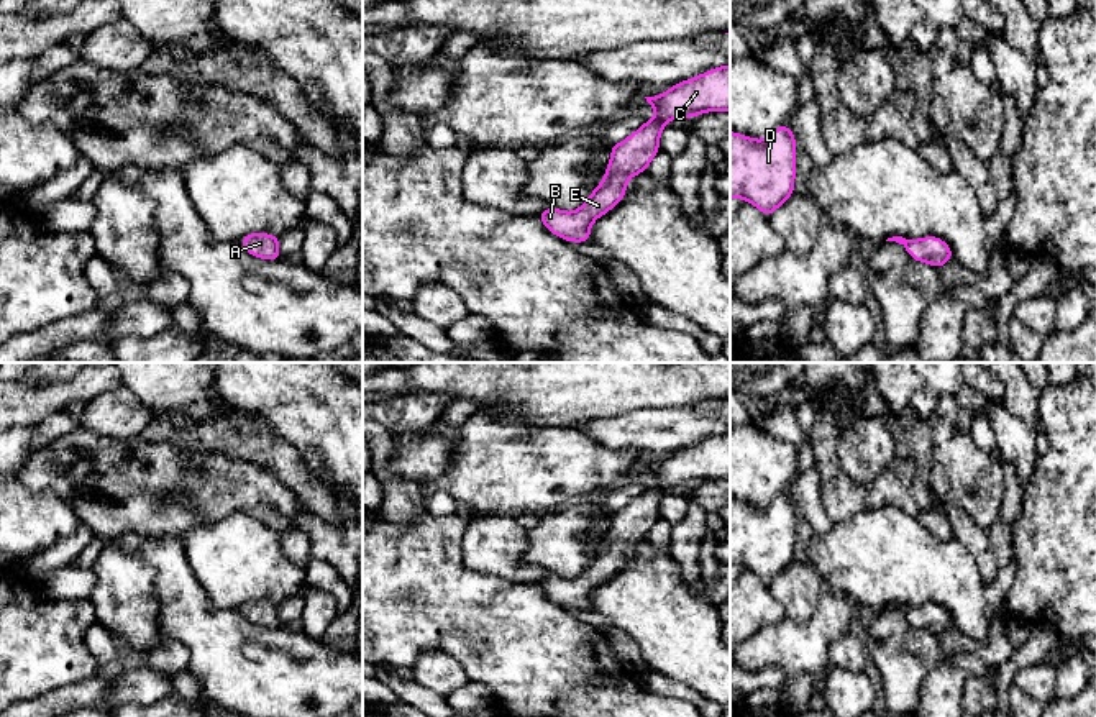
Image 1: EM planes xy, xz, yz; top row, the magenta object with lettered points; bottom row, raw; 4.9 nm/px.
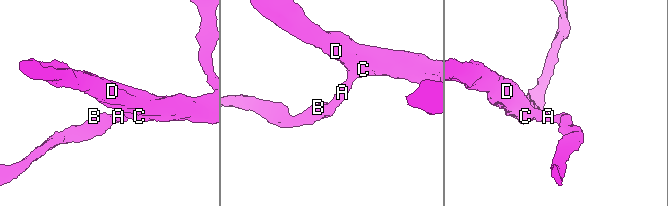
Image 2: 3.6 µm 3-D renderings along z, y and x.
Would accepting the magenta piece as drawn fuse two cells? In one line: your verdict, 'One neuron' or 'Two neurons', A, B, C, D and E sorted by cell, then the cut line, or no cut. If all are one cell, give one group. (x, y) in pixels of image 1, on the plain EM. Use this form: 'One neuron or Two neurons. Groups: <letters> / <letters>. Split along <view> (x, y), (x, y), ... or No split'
One neuron. Groups: A B C D E. No split

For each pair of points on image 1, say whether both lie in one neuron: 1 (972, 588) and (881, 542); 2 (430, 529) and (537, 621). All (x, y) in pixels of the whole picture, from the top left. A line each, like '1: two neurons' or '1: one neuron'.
1: one neuron
2: one neuron

